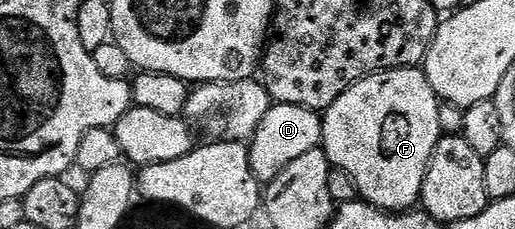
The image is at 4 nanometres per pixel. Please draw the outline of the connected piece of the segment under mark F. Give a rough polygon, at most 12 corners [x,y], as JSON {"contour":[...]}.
{"contour":[[422,67],[358,80],[323,152],[383,212],[420,203],[440,138]]}

